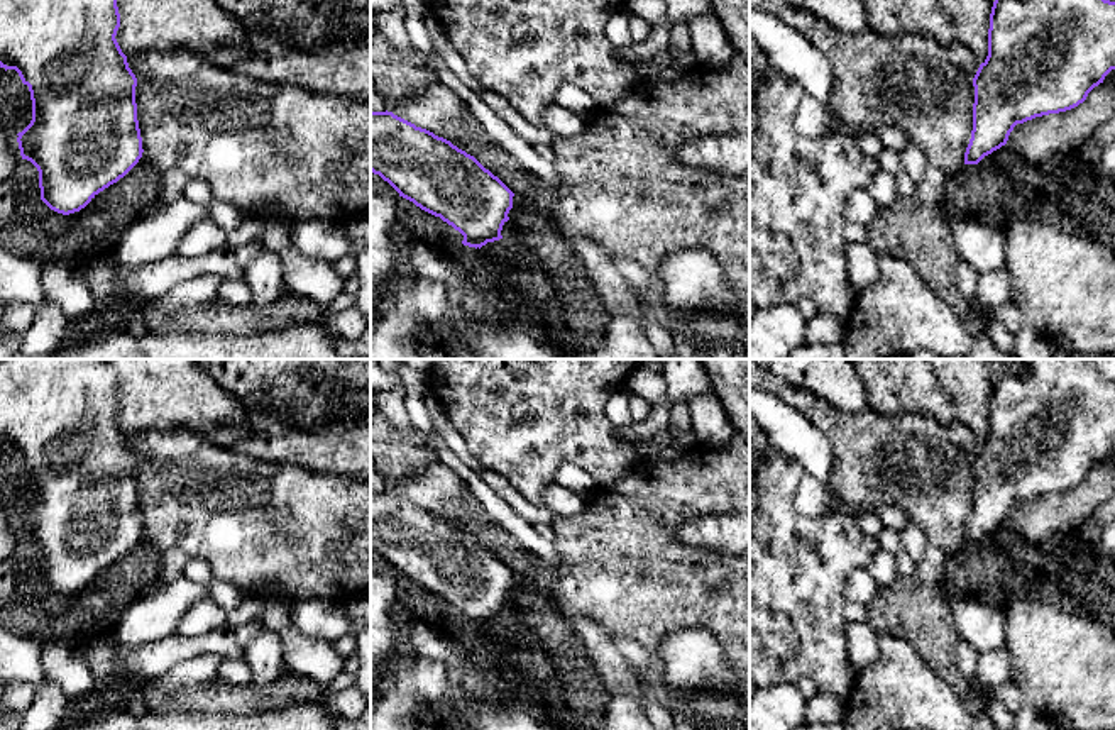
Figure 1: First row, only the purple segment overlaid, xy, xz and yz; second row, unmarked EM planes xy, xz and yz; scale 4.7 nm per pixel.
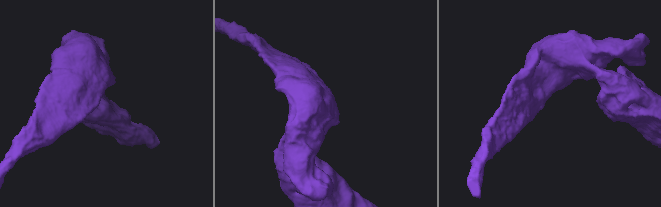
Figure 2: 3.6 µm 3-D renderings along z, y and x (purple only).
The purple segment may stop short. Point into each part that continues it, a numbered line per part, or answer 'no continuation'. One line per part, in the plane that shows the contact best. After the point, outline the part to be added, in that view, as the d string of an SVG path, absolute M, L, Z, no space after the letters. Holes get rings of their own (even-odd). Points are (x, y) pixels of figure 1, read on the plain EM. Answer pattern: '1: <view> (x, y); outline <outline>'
no continuation

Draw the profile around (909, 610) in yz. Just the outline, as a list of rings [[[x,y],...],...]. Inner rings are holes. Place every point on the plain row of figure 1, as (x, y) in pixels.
[[[902,576],[871,596],[866,622],[878,633],[907,640],[961,700],[973,694],[973,681],[961,674],[956,662],[959,635],[953,611],[937,589]]]

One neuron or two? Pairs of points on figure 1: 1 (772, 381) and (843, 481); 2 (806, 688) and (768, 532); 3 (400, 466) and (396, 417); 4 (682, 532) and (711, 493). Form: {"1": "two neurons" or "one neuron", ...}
{"1": "one neuron", "2": "two neurons", "3": "two neurons", "4": "two neurons"}

